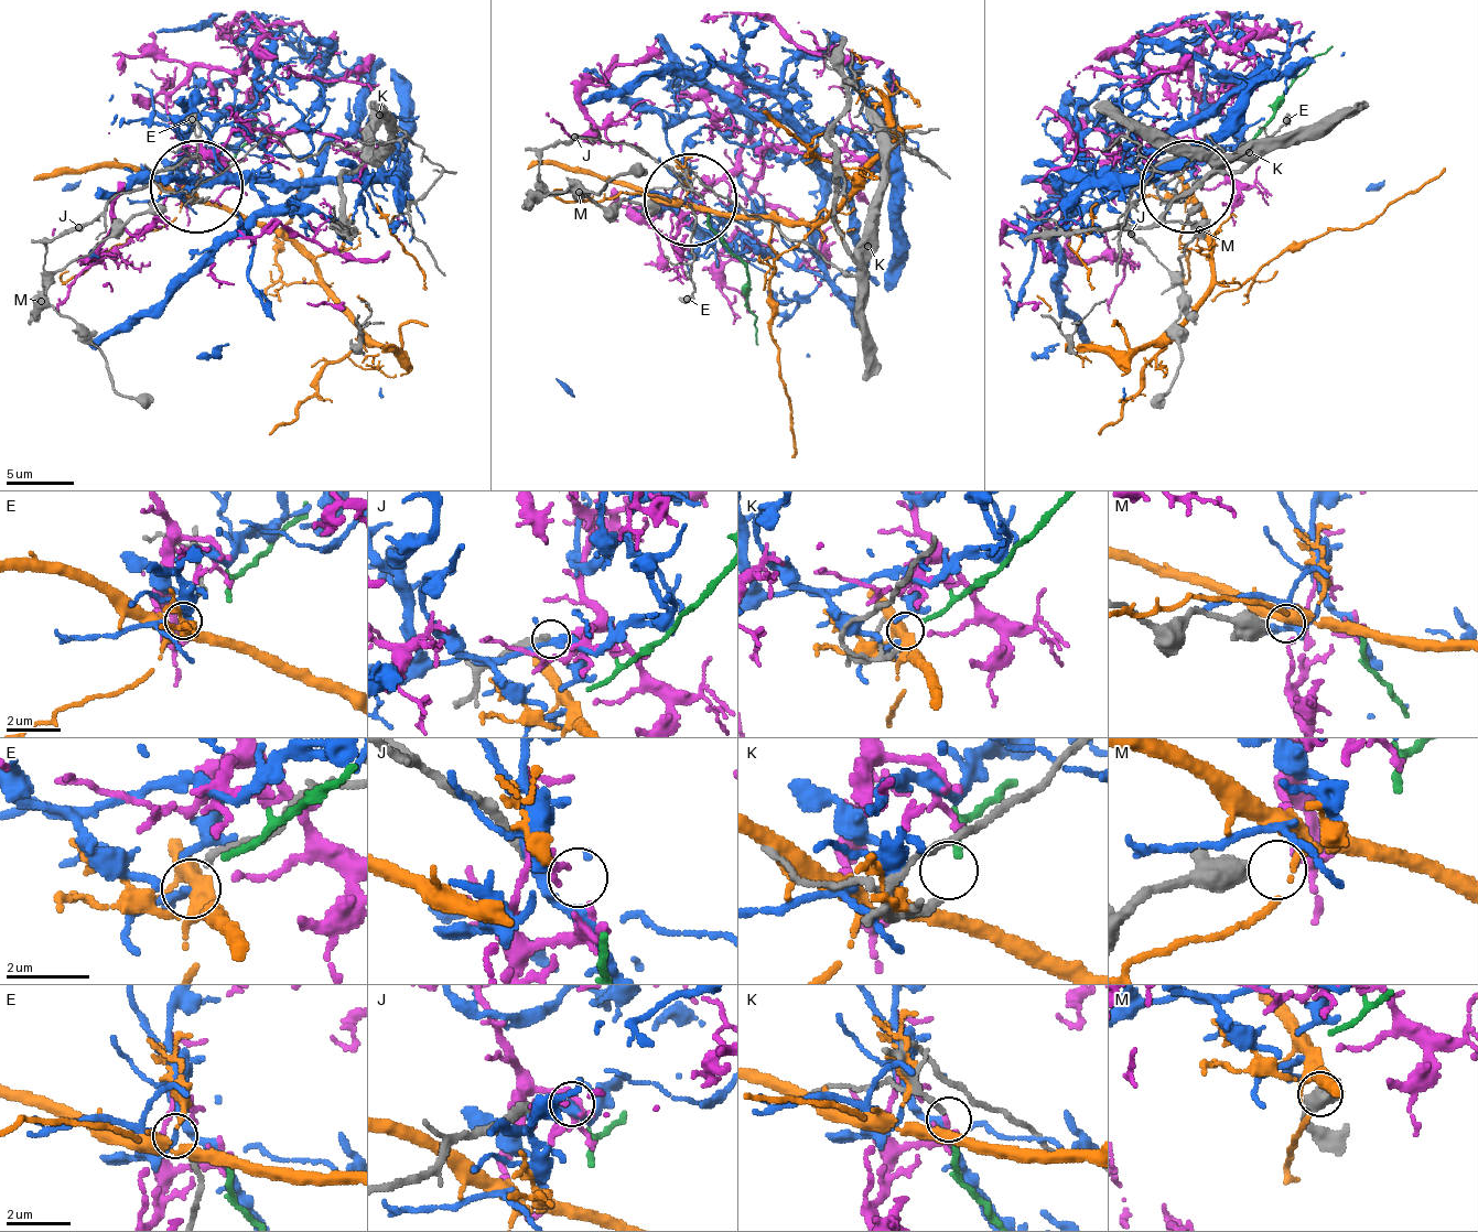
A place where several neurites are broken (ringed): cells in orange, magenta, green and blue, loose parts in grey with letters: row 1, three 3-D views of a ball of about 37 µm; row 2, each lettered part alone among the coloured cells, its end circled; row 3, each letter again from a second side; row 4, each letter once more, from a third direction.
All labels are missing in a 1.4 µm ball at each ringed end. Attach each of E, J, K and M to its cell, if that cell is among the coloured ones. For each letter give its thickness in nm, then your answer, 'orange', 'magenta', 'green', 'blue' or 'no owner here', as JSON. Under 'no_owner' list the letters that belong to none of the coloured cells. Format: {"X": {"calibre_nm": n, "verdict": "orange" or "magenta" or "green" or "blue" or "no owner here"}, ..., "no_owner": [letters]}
{"E": {"calibre_nm": 150, "verdict": "orange"}, "J": {"calibre_nm": 220, "verdict": "no owner here"}, "K": {"calibre_nm": 170, "verdict": "green"}, "M": {"calibre_nm": 600, "verdict": "no owner here"}, "no_owner": ["J", "M"]}

